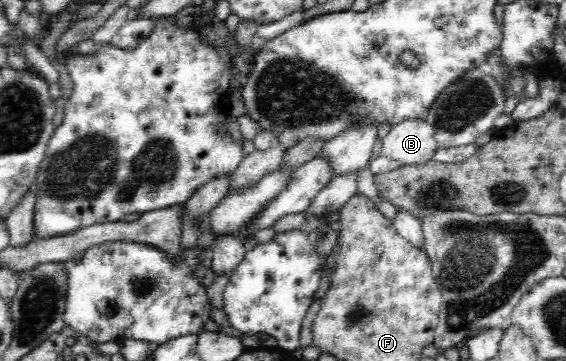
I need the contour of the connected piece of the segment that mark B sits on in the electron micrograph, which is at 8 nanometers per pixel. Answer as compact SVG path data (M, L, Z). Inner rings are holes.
M424 118L404 119L385 136L380 154L402 167L426 164L439 148L434 133L434 127Z

